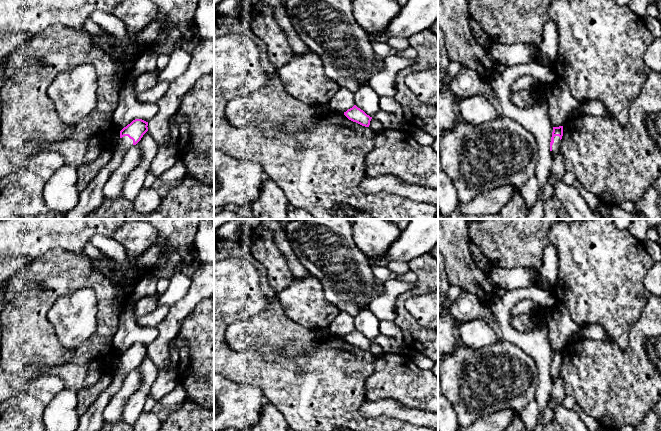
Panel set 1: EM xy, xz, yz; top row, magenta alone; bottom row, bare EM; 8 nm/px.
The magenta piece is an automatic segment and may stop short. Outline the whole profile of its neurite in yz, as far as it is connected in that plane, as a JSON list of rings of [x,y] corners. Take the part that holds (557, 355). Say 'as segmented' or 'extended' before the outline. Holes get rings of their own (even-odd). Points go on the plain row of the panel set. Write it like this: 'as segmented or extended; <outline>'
extended; [[[563,350],[553,351],[551,366],[550,366],[550,375],[552,379],[555,379],[559,376],[562,360],[563,360]]]

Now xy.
extended; [[[135,343],[120,355],[120,366],[108,388],[100,393],[88,410],[80,416],[75,431],[99,431],[105,422],[103,413],[112,397],[120,390],[125,377],[132,369],[136,369],[148,355],[148,346]]]

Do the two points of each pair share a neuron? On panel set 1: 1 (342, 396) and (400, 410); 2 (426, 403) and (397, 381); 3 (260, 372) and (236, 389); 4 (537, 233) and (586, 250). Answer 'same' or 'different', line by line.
1: different
2: same
3: different
4: different

